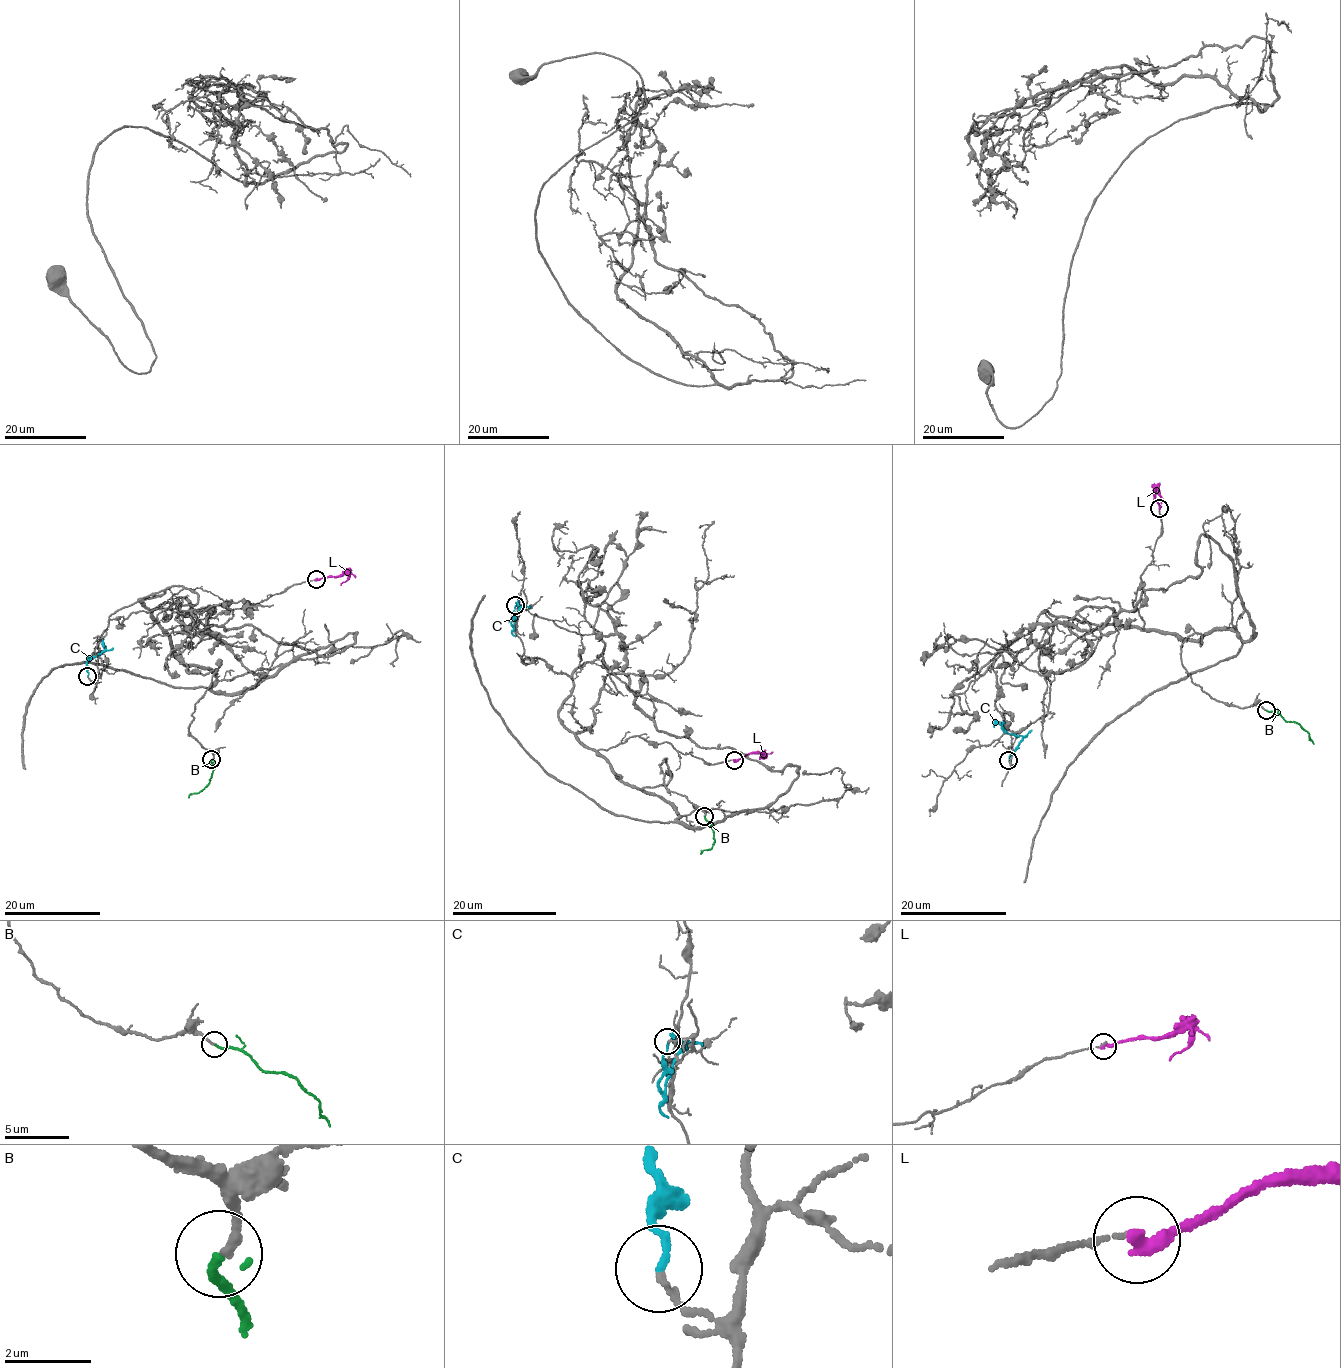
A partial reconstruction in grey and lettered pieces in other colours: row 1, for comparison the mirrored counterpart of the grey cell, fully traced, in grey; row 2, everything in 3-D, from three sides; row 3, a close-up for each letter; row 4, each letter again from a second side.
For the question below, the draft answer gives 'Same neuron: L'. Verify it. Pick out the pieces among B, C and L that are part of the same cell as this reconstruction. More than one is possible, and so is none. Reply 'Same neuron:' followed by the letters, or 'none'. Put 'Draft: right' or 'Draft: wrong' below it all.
Same neuron: B
Draft: wrong

